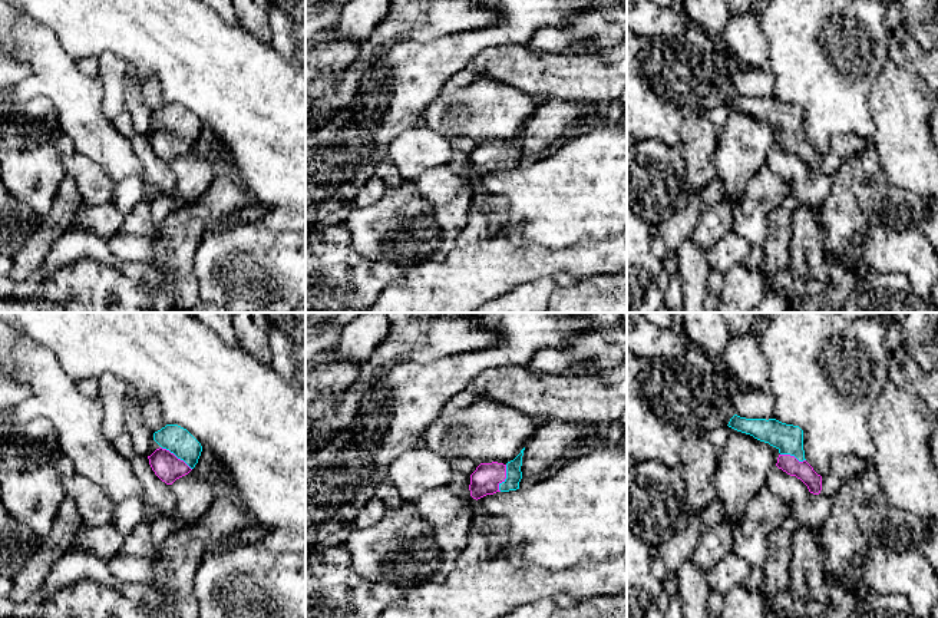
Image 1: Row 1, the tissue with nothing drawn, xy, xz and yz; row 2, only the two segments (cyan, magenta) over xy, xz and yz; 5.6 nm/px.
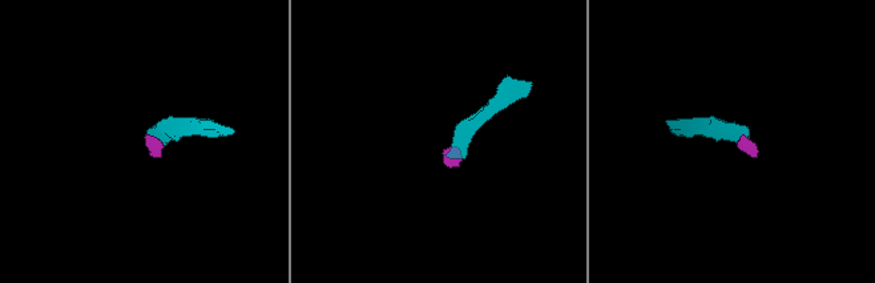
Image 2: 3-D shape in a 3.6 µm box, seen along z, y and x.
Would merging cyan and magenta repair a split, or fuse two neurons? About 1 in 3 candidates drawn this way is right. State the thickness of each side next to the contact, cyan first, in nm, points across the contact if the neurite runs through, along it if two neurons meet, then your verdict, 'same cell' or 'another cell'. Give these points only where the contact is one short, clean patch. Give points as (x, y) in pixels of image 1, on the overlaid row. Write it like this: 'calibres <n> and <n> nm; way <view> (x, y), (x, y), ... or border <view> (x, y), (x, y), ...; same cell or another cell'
calibres 160 and 160 nm; way xy (178, 440), (177, 456), (168, 468); same cell

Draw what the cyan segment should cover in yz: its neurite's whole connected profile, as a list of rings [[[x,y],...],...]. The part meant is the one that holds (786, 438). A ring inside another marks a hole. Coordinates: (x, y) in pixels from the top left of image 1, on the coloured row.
[[[734,414],[729,427],[750,434],[779,450],[776,466],[800,479],[813,495],[833,496],[843,480],[852,480],[868,470],[869,462],[855,456],[836,456],[826,476],[818,475],[805,459],[803,430],[776,419],[746,419]]]

